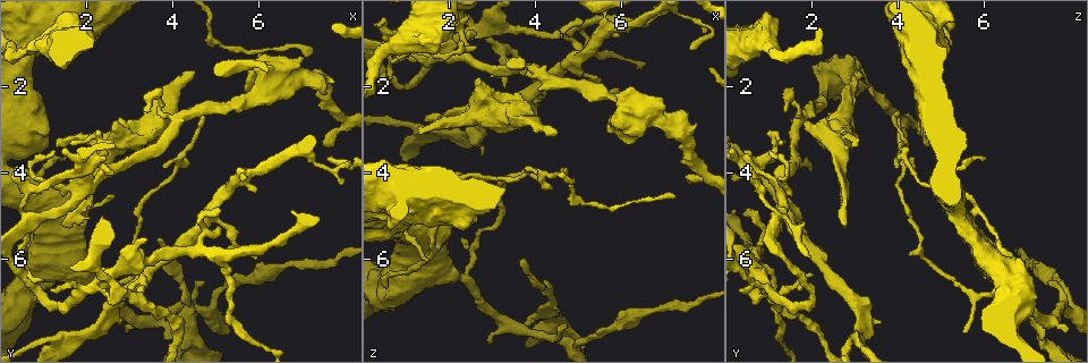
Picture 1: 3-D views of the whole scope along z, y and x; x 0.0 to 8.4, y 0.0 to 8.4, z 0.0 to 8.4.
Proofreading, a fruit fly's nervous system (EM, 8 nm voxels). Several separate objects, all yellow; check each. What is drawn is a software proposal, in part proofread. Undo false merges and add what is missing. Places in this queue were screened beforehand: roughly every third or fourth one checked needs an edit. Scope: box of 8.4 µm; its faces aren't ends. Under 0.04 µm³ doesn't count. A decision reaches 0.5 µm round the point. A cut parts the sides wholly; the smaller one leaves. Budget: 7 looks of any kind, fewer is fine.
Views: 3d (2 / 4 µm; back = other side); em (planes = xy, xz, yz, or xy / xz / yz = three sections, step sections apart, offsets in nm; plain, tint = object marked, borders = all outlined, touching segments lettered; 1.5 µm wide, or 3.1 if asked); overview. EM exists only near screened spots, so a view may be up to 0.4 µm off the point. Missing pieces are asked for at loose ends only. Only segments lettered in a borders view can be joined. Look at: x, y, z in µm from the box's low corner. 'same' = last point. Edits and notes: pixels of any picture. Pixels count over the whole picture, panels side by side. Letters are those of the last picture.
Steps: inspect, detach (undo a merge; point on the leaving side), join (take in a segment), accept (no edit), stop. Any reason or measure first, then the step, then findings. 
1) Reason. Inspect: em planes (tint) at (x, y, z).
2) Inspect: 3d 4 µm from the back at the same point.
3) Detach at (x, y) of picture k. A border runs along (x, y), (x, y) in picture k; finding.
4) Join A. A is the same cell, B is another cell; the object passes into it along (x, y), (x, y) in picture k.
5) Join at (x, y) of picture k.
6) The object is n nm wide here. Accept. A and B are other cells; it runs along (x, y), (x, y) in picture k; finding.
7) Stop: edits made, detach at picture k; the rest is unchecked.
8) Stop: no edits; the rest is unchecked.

Free end. Inspect: em yz step 8 (borders) at (1.35, 3.20, 3.05).

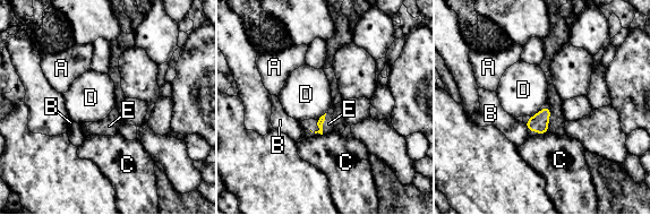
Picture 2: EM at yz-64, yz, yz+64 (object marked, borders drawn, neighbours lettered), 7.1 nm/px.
Inspect: em planes (borders) at the same point.

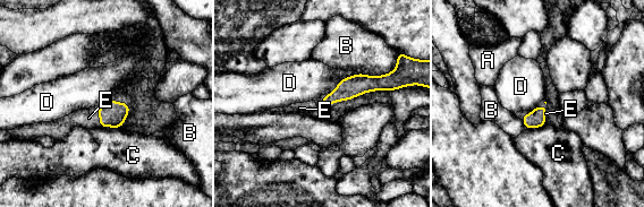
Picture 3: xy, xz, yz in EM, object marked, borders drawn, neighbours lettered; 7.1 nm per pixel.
The object is 110 nm wide here. Join E. E is the same cell, A, B, C and D are other cells; it goes on there.

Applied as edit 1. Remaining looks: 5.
See it whole again. Inspect: overview.

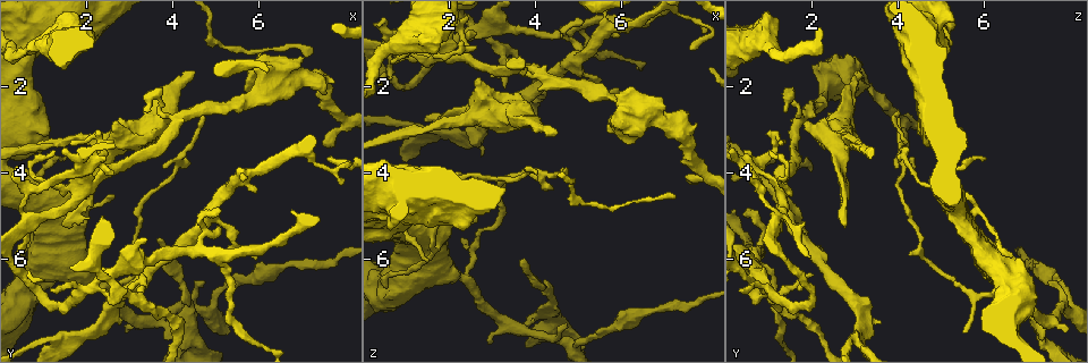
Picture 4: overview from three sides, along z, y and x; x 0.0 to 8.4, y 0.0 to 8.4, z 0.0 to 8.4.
Inspect: 3d 2 µm at (3.65, 5.55, 6.05).

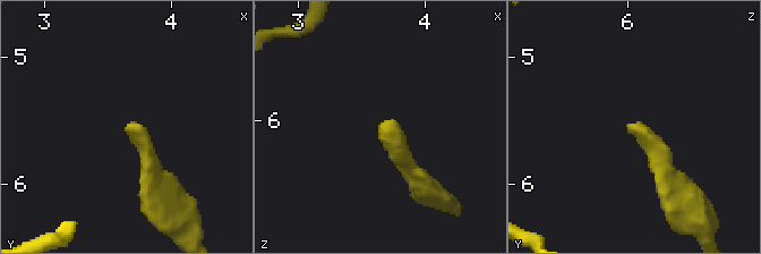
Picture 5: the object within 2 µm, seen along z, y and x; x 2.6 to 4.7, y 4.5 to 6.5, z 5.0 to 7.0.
Shape alone is not enough. Inspect: em planes (borders) at (3.68, 5.56, 6.00).

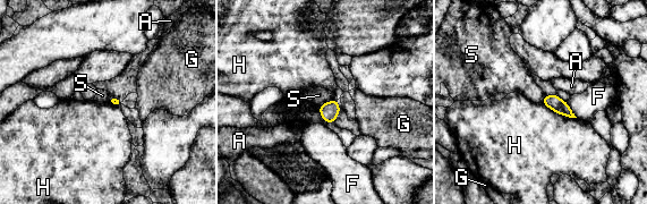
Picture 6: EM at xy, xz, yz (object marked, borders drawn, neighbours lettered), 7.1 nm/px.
Accept. A, F, G, H and S are other cells; none of them fits.

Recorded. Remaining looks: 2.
Inspect: em planes (tint) at (2.65, 4.50, 5.10).

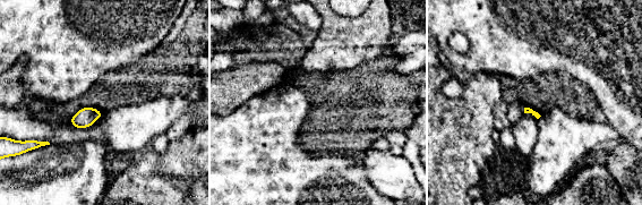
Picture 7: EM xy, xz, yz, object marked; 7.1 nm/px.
Inspect: em planes (borders) at the same point.

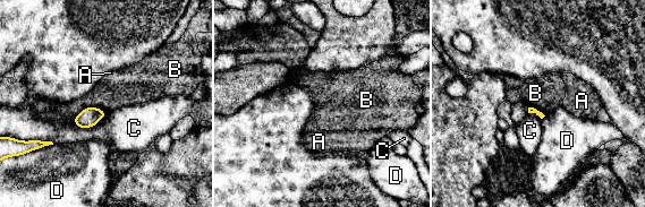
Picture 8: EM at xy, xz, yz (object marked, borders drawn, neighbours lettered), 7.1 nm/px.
Accept. A, B, C and D are other cells; a border runs along (92, 105), (107, 113) in picture 8; none of them fits.

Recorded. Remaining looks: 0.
Stop: edits made, join at picture 3; the rest is unchecked.

